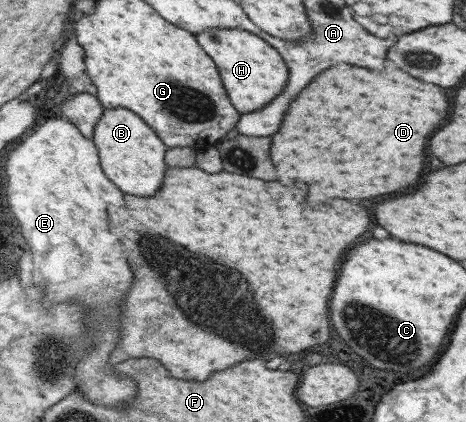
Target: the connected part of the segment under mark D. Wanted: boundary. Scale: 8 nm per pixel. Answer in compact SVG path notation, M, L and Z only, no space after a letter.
M348 64L330 66L328 70L318 74L318 78L314 78L310 82L310 86L306 86L290 102L290 106L288 106L288 110L284 114L284 122L282 122L280 130L272 136L270 156L272 156L272 162L274 162L276 172L278 172L278 182L282 182L282 184L288 184L288 182L304 182L304 184L308 184L308 198L312 198L312 202L316 202L316 204L320 204L324 200L330 200L330 198L378 198L378 196L386 196L386 194L404 192L404 190L408 190L408 188L412 188L412 186L416 186L420 182L418 176L422 174L422 168L426 164L424 162L426 140L428 140L428 136L432 132L436 132L446 122L448 106L450 106L448 96L444 94L444 90L440 86L434 86L434 84L428 84L428 82L420 82L420 80L408 76L406 72L398 70L398 68L394 68L394 70L386 68L386 70L378 72L378 70L366 70L366 68L348 66Z

